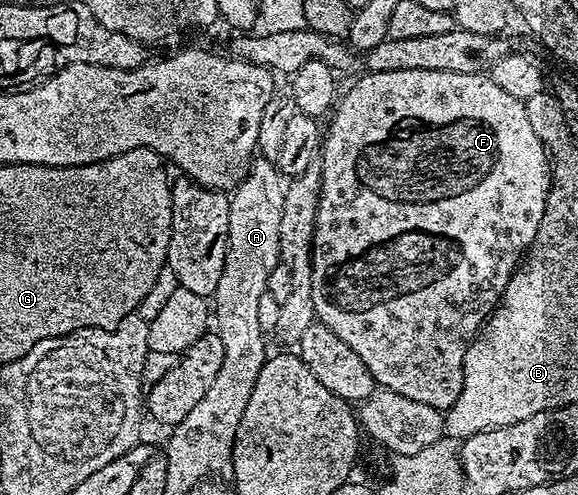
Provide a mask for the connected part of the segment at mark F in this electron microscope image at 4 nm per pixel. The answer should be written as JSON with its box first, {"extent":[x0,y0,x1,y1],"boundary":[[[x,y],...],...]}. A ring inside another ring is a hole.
{"extent":[311,71,553,411],"boundary":[[[383,71],[382,73],[366,72],[365,77],[361,77],[349,90],[344,90],[343,96],[335,106],[332,114],[333,122],[327,125],[327,132],[323,137],[321,156],[319,158],[319,170],[321,169],[321,198],[317,208],[317,219],[315,225],[315,235],[313,236],[313,278],[311,279],[311,299],[313,300],[312,312],[317,313],[316,320],[322,325],[326,325],[363,363],[367,363],[367,371],[371,371],[374,382],[381,389],[389,389],[392,393],[407,395],[407,399],[415,399],[415,403],[427,403],[427,407],[435,407],[442,411],[447,411],[459,399],[459,391],[463,391],[463,359],[467,355],[467,347],[473,338],[480,333],[482,326],[494,313],[497,304],[501,301],[501,296],[505,294],[507,283],[511,279],[517,266],[521,264],[526,256],[526,250],[535,239],[536,231],[539,230],[539,223],[543,223],[543,215],[547,207],[547,195],[549,186],[553,183],[551,172],[551,158],[545,143],[535,135],[531,127],[531,119],[527,119],[527,107],[525,102],[513,89],[504,89],[493,82],[492,76],[482,73],[452,73],[451,71]]]}

